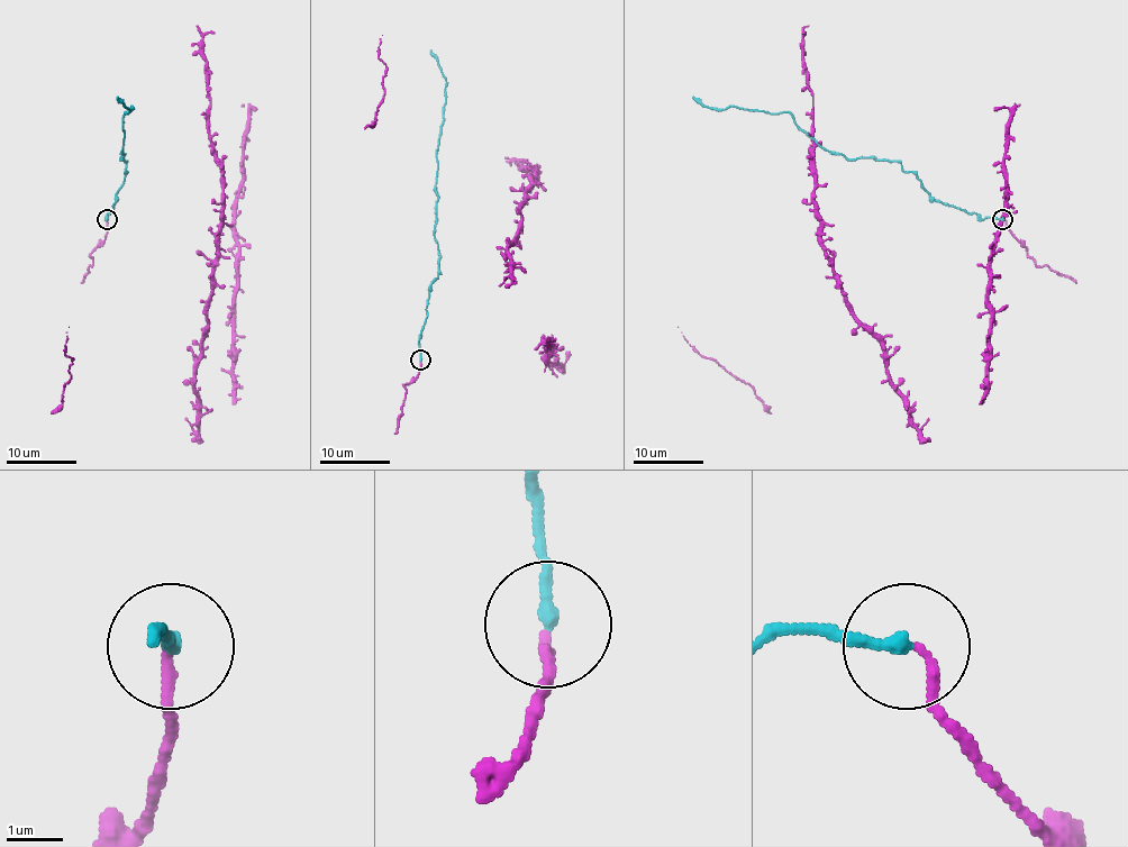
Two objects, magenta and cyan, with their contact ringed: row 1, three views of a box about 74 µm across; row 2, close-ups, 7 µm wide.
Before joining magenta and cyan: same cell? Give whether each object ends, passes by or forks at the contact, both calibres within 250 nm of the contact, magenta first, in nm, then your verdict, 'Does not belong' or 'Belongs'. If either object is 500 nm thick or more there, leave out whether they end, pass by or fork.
At the ring magenta ends. At the ring cyan ends. Thickness 160 nm (magenta) against 240 nm. Belongs

